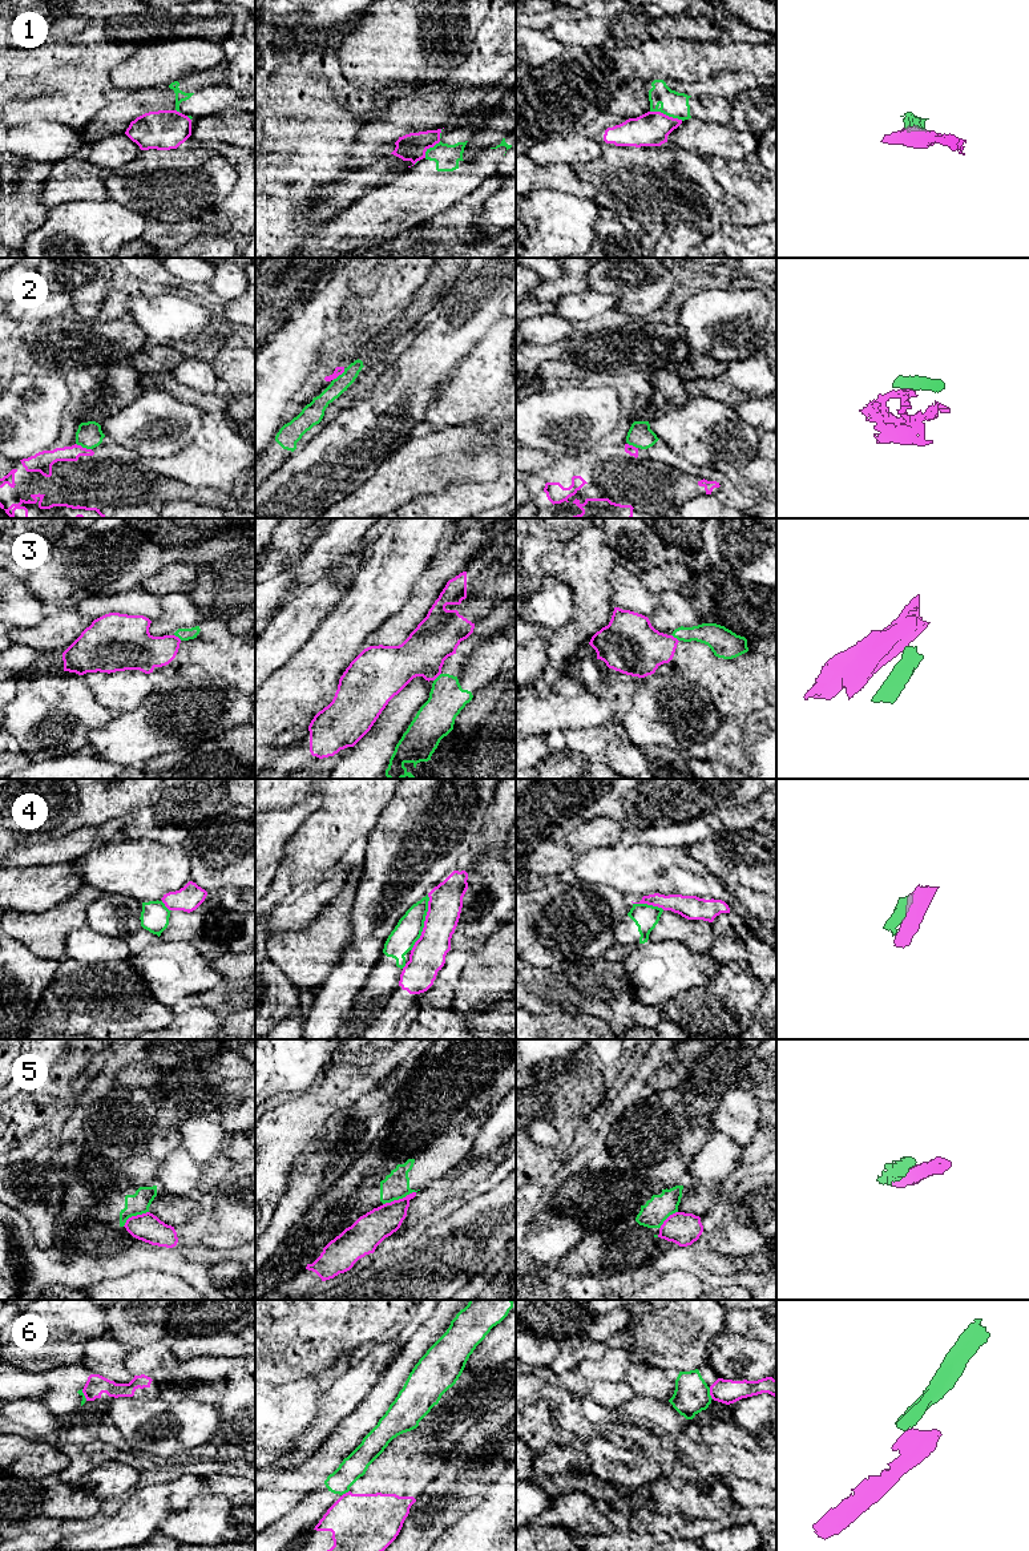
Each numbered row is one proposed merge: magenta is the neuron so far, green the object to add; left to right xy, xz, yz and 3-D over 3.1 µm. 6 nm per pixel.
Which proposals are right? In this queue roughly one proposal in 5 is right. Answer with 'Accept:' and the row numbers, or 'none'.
Accept: none

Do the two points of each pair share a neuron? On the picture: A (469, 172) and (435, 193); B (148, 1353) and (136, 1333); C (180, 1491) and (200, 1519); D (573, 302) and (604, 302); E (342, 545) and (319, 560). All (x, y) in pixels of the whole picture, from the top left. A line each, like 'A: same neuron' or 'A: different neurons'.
A: same neuron
B: different neurons
C: different neurons
D: same neuron
E: same neuron

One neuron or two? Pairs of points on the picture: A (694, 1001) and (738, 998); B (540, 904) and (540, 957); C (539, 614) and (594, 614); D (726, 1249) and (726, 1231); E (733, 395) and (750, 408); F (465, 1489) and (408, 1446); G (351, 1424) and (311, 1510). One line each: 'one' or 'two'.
A: one
B: one
C: two
D: one
E: two
F: two
G: two

